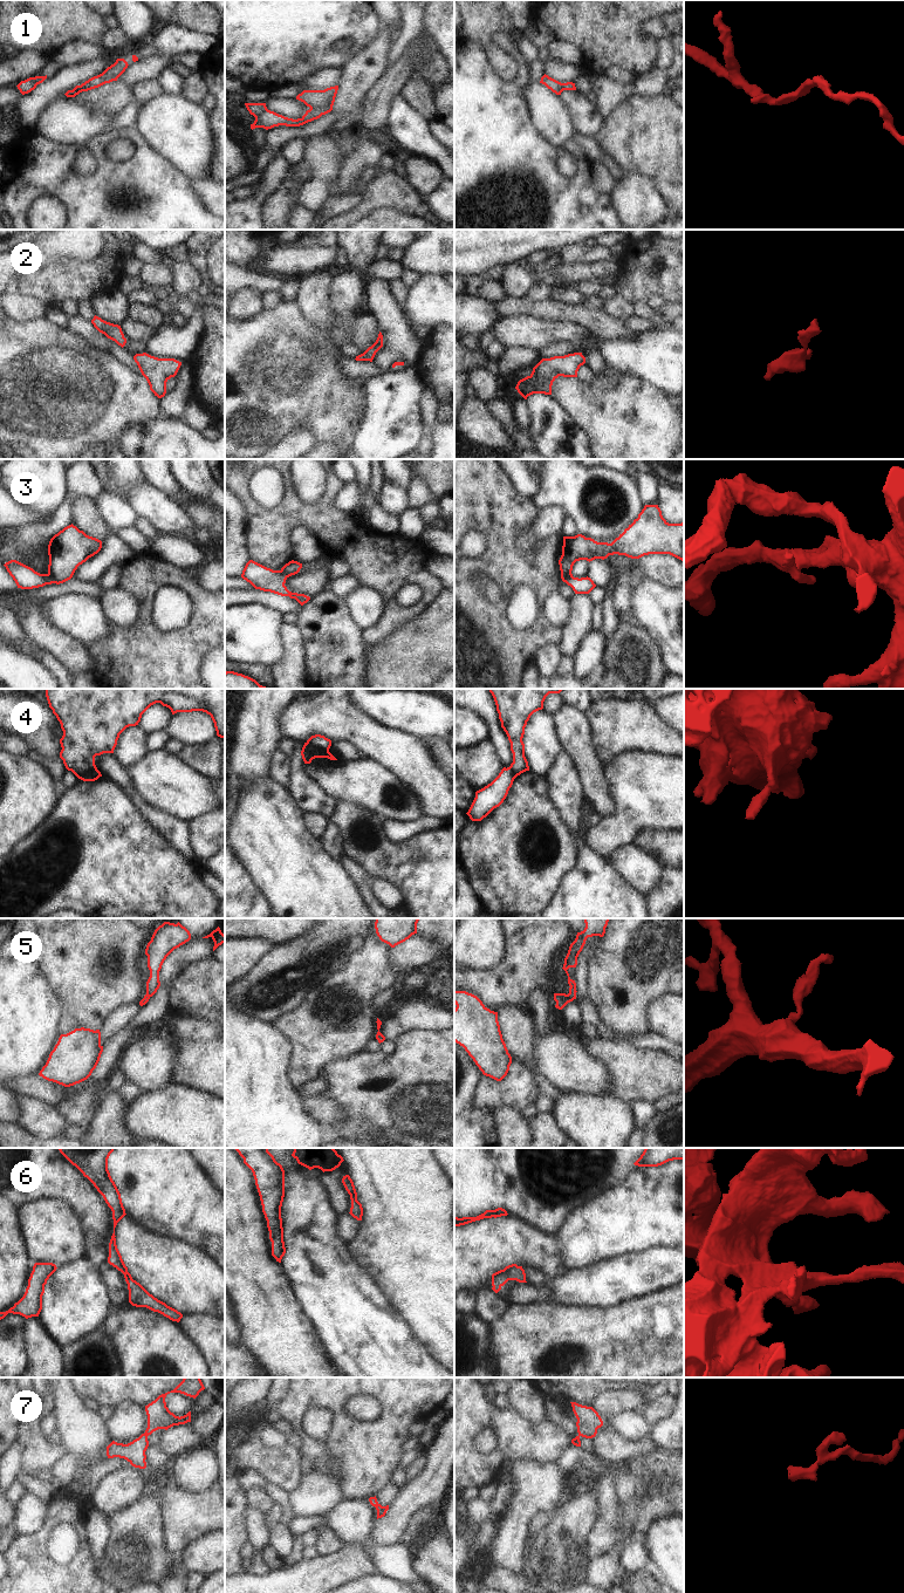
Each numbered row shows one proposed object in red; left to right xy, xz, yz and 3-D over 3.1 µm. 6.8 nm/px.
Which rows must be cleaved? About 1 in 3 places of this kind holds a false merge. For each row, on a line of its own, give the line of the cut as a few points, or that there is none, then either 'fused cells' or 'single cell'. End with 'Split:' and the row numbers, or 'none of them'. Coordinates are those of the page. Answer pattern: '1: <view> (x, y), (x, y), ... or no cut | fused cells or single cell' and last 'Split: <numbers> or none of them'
1: no cut | single cell
2: no cut | single cell
3: xy (48, 573), (55, 582) | fused cells
4: xz (307, 742), (328, 751) | fused cells
5: no cut | single cell
6: no cut | single cell
7: no cut | single cell
Split: 3, 4

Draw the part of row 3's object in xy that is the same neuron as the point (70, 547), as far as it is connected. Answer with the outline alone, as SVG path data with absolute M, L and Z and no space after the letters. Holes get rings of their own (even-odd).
M73 524L55 534L48 545L48 574L56 584L70 580L80 565L97 554L102 541Z

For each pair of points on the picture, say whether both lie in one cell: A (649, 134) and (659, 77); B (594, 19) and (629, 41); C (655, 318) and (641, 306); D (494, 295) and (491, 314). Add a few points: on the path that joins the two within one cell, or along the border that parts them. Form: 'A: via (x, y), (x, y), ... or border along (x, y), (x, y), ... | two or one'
A: border along (664, 89), (653, 94), (628, 94) | two
B: via (602, 27), (616, 41), (621, 41) | one
C: via (651, 314), (644, 309) | one
D: border along (467, 293), (487, 299), (499, 306) | two

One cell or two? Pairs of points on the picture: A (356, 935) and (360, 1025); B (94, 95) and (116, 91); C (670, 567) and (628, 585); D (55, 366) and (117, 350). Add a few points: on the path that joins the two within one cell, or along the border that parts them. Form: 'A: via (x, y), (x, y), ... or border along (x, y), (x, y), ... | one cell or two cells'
A: border along (371, 930), (367, 943), (338, 971) | two cells
B: via (100, 95), (110, 95) | one cell
C: via (659, 567), (645, 567), (637, 574) | one cell
D: border along (107, 351), (131, 369) | two cells

